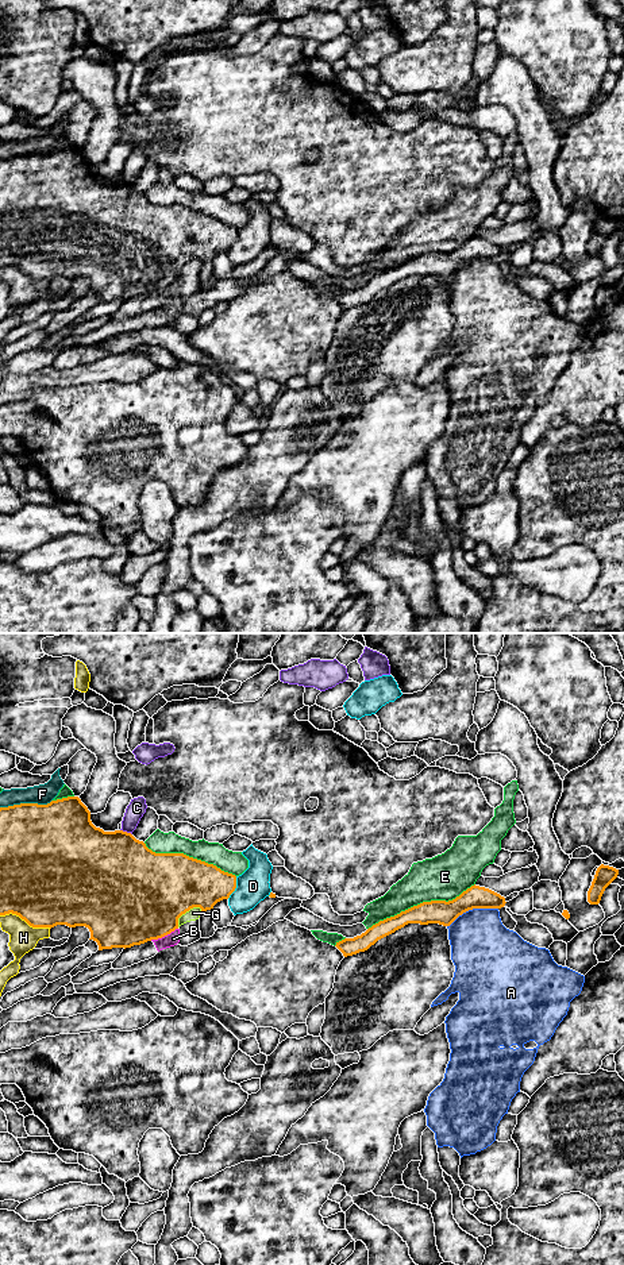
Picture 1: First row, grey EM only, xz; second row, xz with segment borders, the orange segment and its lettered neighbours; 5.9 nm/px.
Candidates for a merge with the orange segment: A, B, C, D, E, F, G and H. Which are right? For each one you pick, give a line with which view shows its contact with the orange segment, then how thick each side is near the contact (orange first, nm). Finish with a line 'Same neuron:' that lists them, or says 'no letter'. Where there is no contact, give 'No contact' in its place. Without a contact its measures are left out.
Same neuron: no letter

